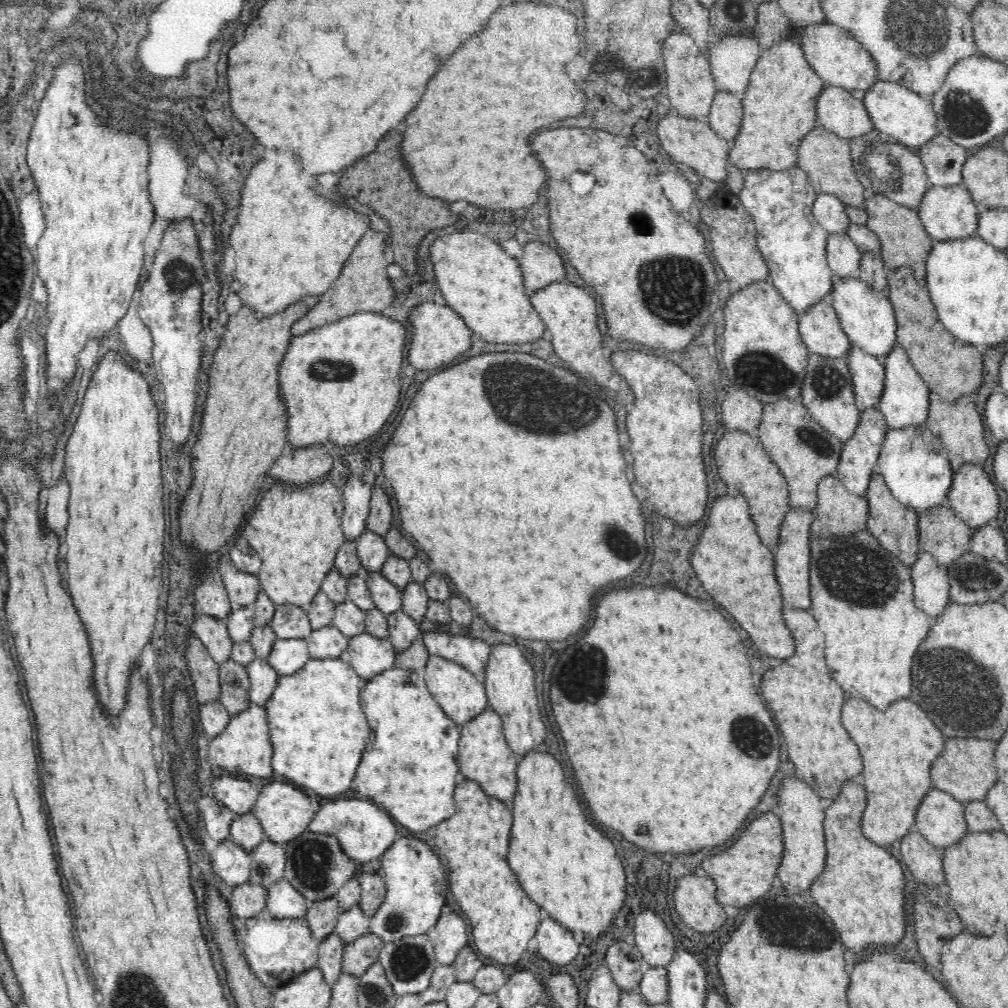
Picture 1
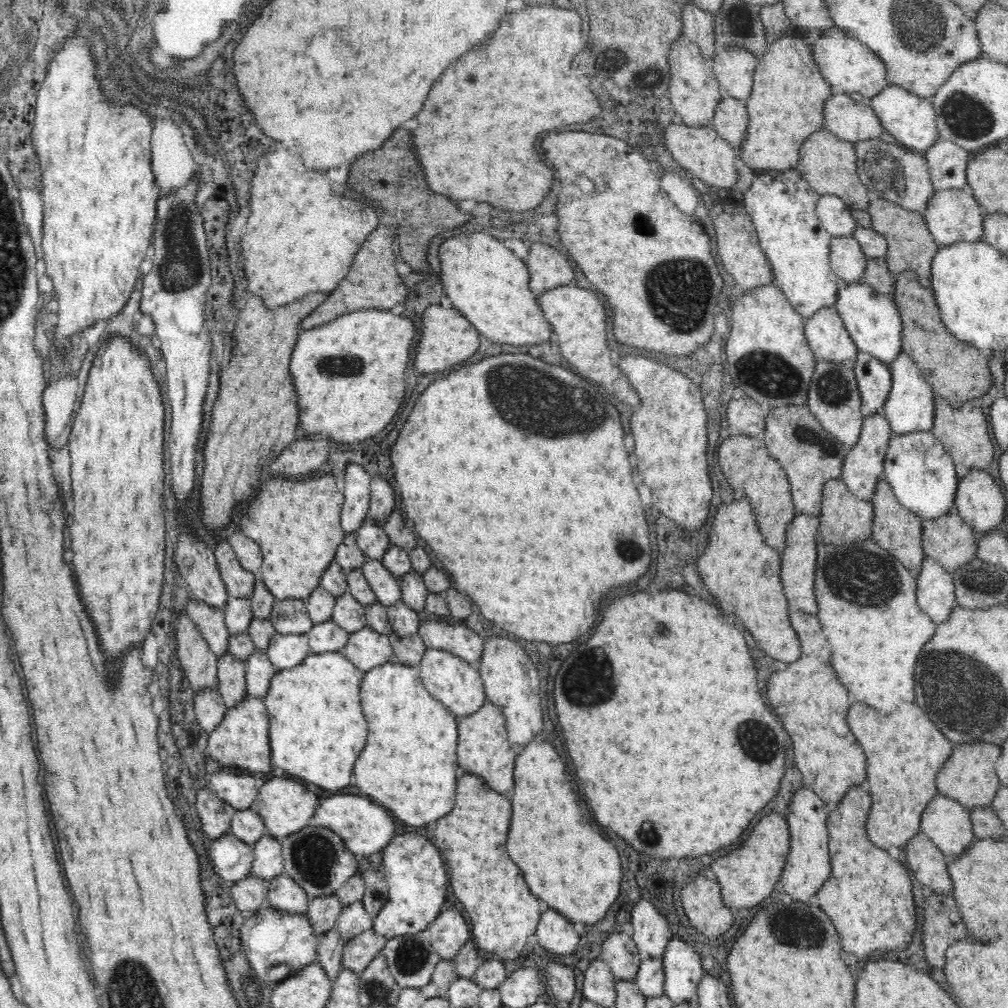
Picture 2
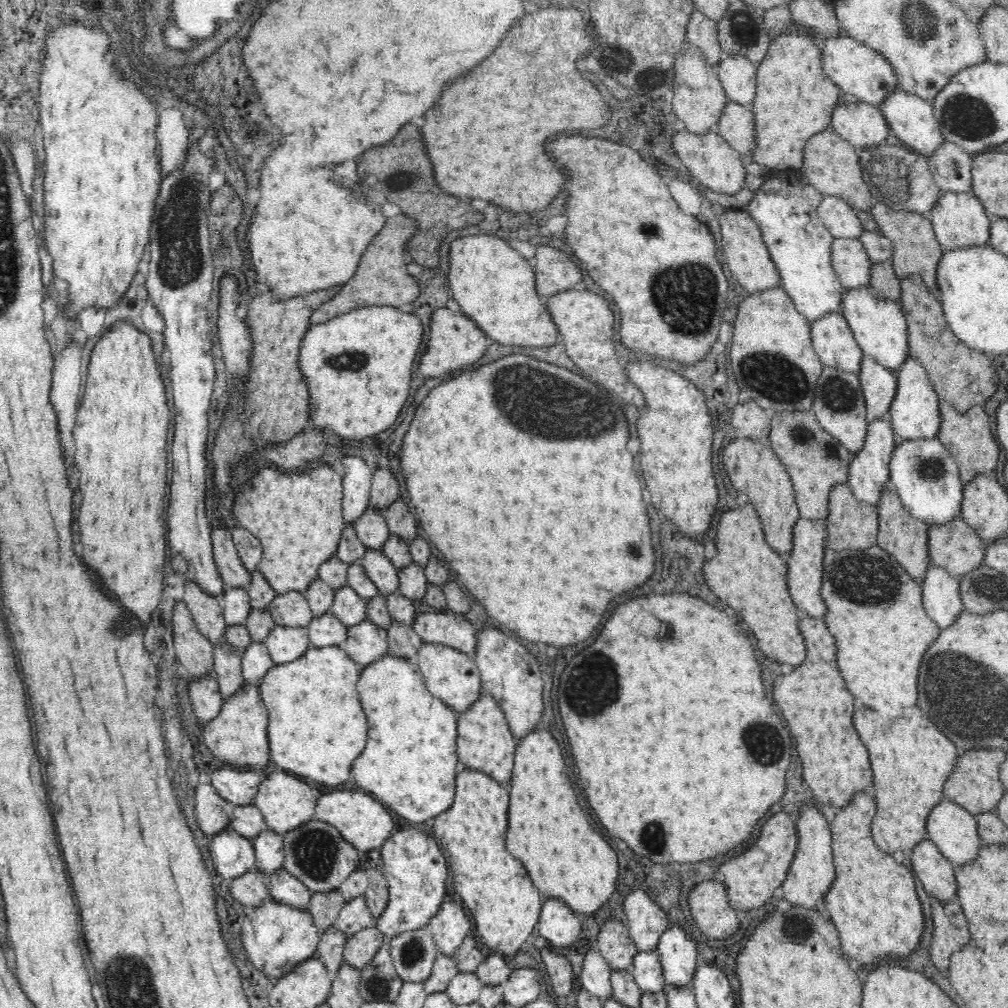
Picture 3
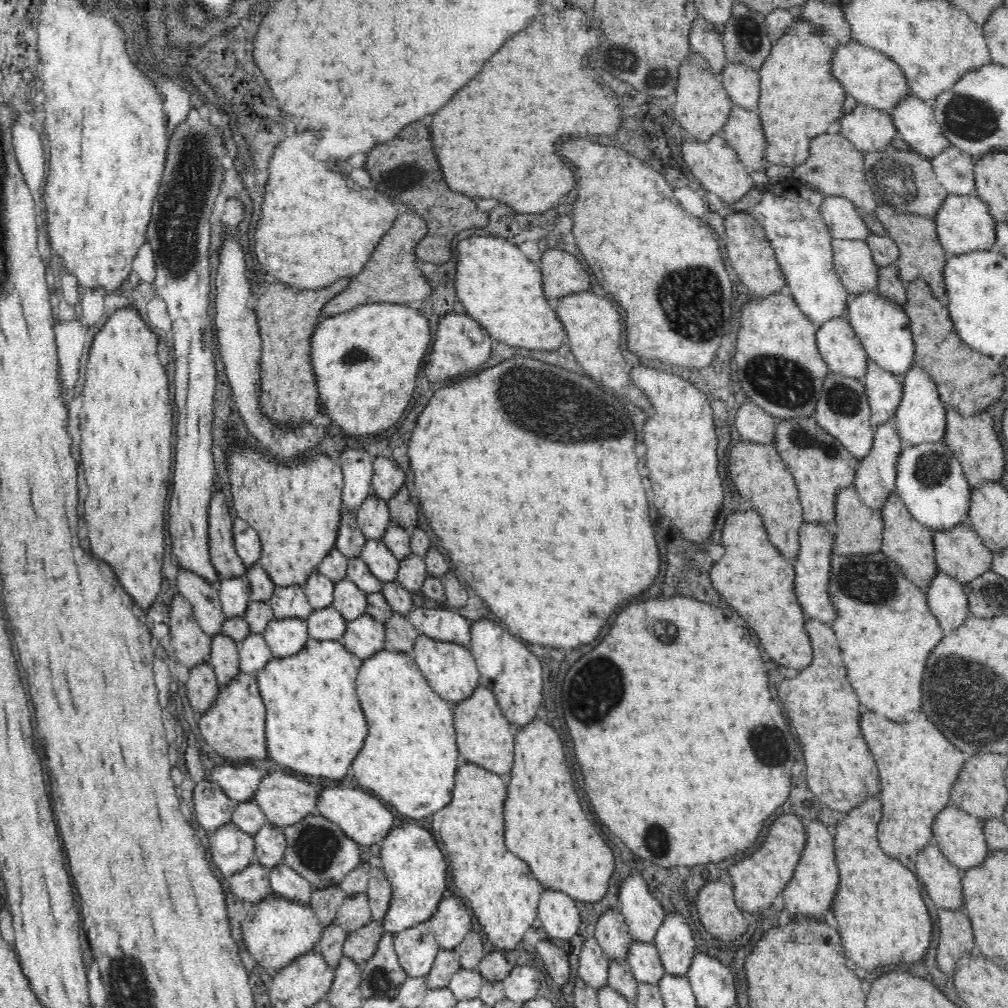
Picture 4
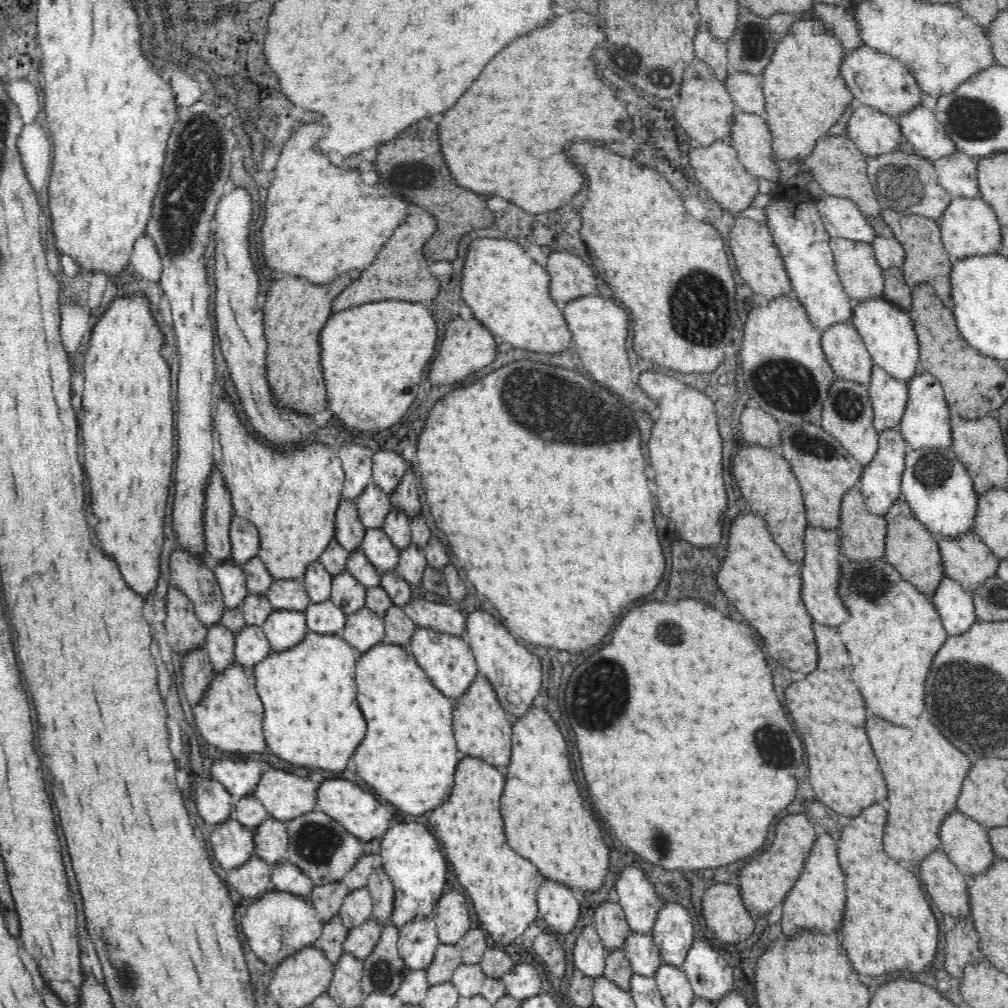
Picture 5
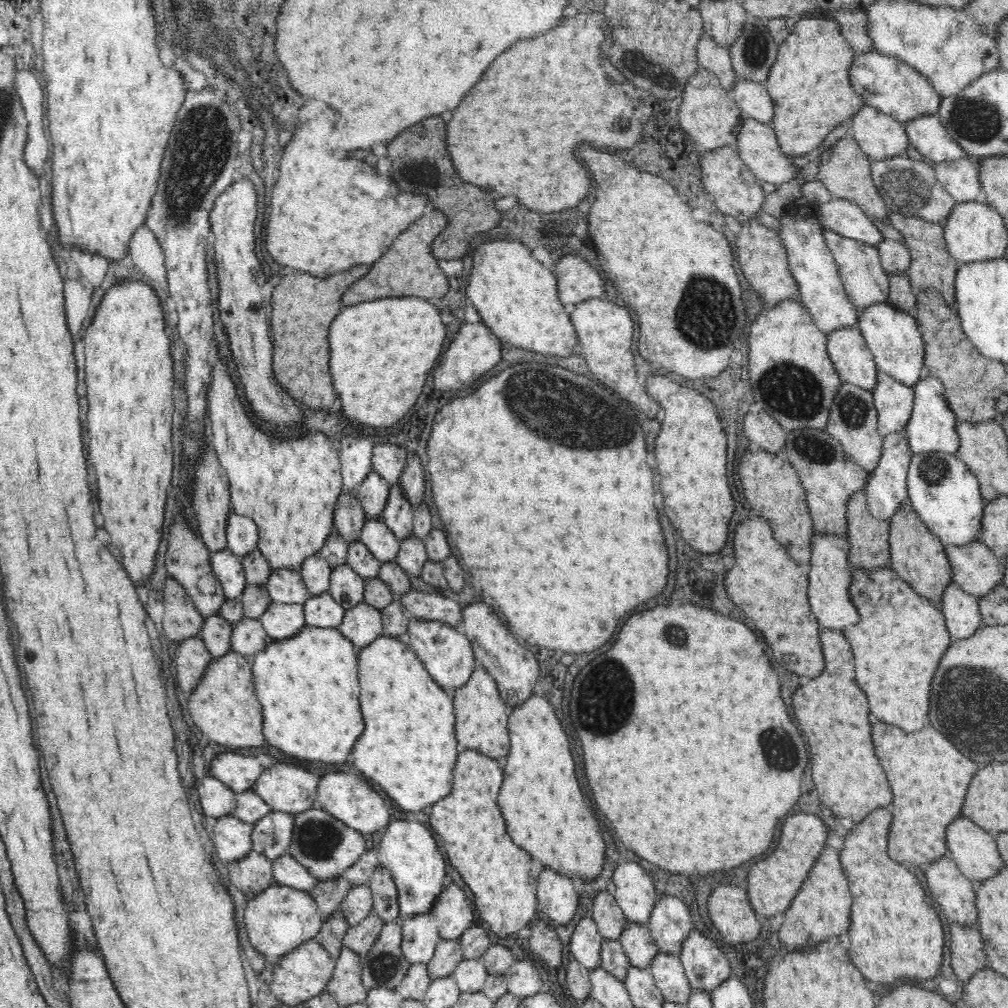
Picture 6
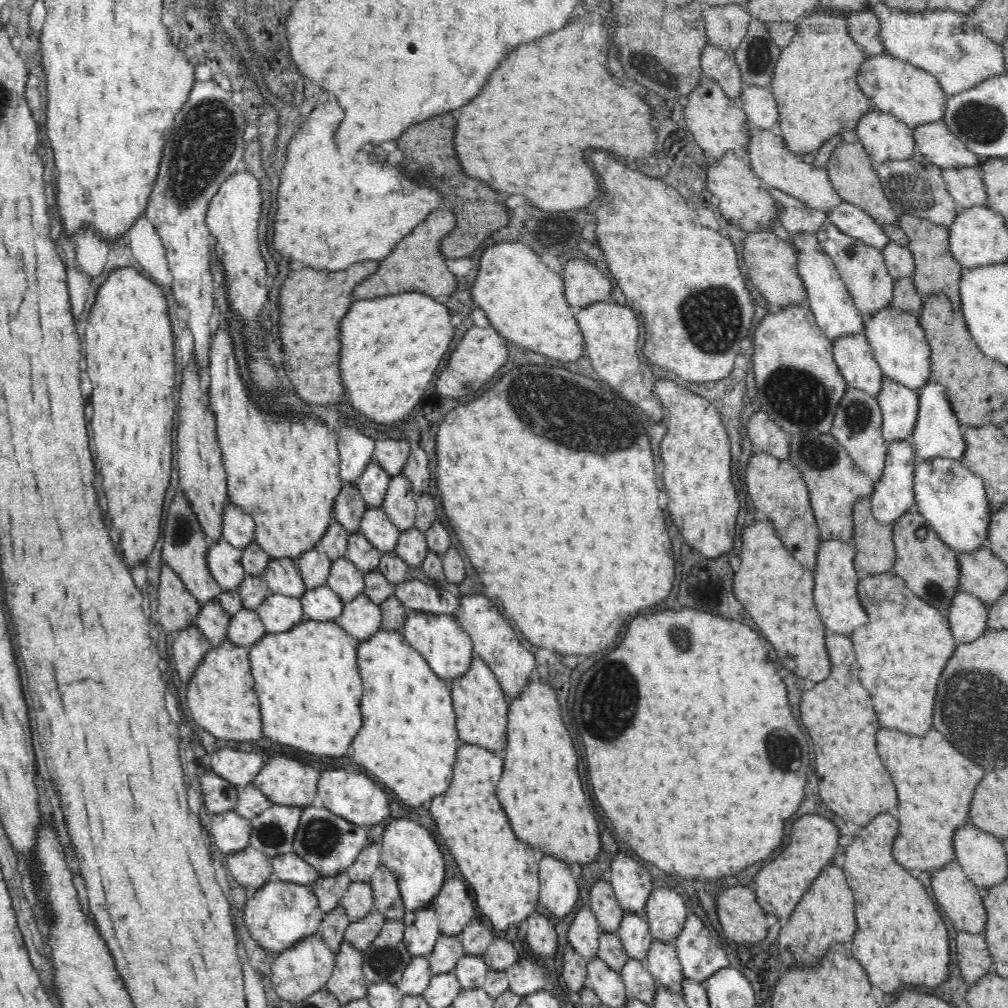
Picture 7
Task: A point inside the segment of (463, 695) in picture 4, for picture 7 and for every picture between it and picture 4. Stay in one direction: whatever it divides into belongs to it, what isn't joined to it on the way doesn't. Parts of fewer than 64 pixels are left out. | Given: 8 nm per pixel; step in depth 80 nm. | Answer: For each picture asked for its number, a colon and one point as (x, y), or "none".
5: (449, 663)
6: (447, 654)
7: (447, 648)

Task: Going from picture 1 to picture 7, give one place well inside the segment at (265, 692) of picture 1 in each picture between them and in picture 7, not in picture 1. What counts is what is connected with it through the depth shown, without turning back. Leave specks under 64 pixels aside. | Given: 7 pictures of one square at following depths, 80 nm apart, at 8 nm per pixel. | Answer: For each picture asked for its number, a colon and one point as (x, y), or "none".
2: (259, 669)
3: (256, 660)
4: (253, 651)
5: (250, 645)
6: (248, 636)
7: (245, 627)

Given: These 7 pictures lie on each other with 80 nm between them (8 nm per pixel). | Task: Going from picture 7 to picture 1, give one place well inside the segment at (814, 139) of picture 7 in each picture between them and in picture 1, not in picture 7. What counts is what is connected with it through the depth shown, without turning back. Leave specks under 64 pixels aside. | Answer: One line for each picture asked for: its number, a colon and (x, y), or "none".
1: (780, 105)
2: (785, 107)
3: (794, 100)
4: (800, 98)
5: (805, 95)
6: (809, 83)

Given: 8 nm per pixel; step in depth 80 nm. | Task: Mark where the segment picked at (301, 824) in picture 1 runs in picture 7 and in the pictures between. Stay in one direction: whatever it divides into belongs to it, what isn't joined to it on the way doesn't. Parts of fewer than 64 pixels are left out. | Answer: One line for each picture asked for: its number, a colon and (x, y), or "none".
2: (286, 806)
3: (285, 802)
4: (285, 800)
5: (285, 795)
6: (286, 788)
7: (284, 781)

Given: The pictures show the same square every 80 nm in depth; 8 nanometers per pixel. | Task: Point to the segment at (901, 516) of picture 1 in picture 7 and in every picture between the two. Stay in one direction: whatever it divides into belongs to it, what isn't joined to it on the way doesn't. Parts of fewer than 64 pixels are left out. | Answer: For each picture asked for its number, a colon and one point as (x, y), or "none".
2: (895, 528)
3: (902, 536)
4: (909, 543)
5: (912, 549)
6: (918, 556)
7: (929, 567)

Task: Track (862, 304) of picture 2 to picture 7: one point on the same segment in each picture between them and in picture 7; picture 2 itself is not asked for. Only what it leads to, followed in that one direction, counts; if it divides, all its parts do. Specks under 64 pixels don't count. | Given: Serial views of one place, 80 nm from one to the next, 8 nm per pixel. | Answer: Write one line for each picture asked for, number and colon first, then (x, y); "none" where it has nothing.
3: (878, 324)
4: (883, 327)
5: (888, 332)
6: (892, 335)
7: (899, 343)

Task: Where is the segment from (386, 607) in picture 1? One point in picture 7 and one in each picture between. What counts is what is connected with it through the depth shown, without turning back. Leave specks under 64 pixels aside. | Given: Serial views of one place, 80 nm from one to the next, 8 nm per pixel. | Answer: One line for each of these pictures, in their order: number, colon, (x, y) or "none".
2: (385, 585)
3: (379, 569)
4: (383, 564)
5: (380, 550)
6: (381, 541)
7: (375, 525)

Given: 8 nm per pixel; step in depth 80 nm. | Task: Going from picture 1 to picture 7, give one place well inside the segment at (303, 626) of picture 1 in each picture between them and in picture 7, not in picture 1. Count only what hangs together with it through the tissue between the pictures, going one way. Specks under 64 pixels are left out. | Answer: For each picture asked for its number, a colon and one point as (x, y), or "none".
2: (291, 616)
3: (287, 609)
4: (288, 601)
5: (284, 593)
6: (283, 585)
7: (282, 575)

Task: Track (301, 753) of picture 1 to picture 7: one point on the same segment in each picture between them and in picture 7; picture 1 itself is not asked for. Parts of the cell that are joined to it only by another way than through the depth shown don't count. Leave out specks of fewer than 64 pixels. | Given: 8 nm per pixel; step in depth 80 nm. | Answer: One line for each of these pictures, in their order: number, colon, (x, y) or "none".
2: (317, 728)
3: (316, 728)
4: (314, 724)
5: (311, 718)
6: (308, 686)
7: (307, 681)

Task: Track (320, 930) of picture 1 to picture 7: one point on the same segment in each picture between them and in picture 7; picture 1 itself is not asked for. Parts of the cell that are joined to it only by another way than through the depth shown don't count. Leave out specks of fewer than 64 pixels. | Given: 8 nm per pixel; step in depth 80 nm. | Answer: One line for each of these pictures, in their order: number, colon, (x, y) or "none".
2: (323, 912)
3: (324, 907)
4: (325, 903)
5: (327, 899)
6: (328, 894)
7: (329, 890)

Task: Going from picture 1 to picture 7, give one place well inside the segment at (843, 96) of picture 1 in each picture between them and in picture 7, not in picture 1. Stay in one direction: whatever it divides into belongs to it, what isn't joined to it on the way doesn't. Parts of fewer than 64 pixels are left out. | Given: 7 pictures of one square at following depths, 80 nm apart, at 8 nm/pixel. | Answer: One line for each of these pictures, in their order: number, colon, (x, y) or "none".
2: (850, 120)
3: (861, 124)
4: (867, 128)
5: (874, 132)
6: (879, 135)
7: (885, 138)

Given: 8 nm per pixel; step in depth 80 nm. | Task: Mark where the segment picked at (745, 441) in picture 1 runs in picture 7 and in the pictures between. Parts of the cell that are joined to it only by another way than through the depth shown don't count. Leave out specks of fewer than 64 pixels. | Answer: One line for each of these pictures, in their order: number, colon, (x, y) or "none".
2: (745, 461)
3: (753, 467)
4: (760, 475)
5: (765, 478)
6: (771, 484)
7: (776, 487)

